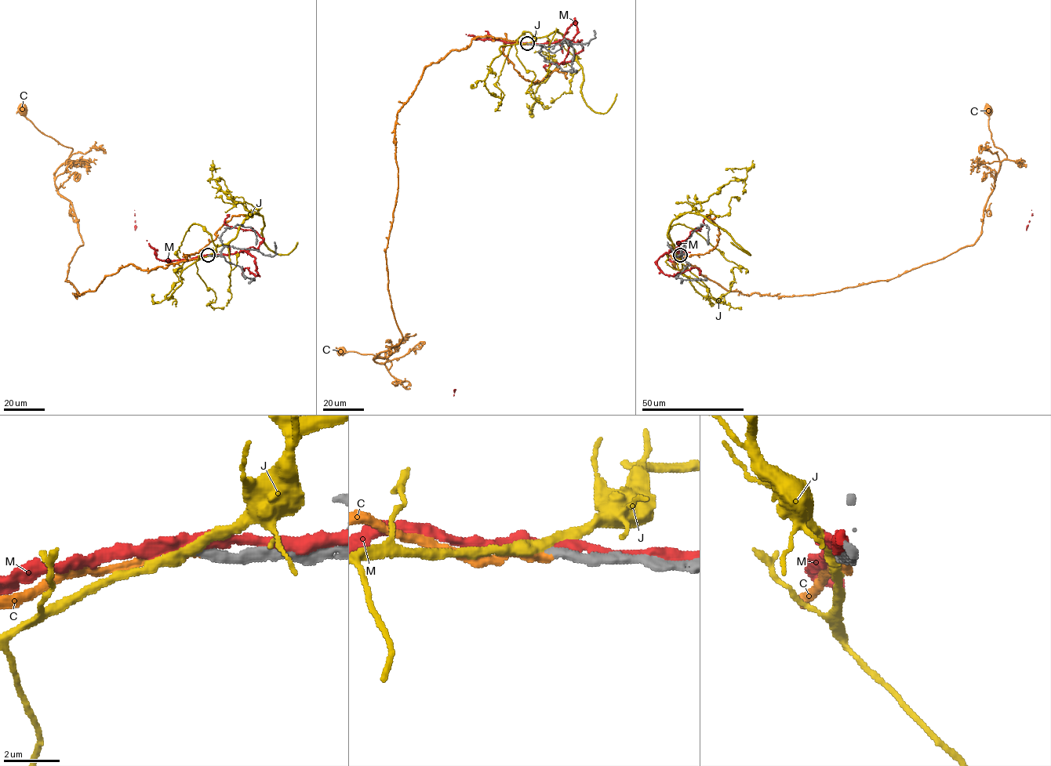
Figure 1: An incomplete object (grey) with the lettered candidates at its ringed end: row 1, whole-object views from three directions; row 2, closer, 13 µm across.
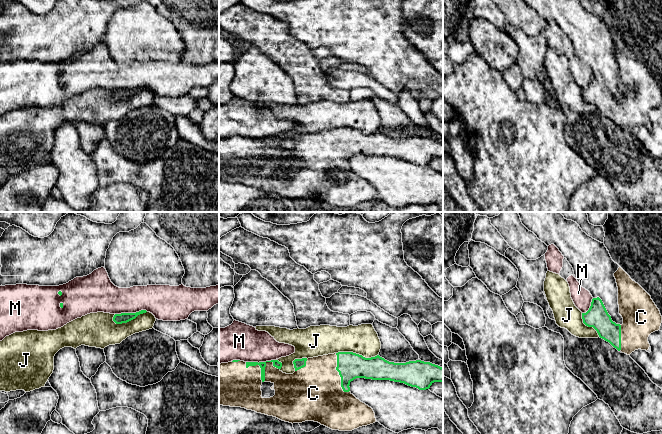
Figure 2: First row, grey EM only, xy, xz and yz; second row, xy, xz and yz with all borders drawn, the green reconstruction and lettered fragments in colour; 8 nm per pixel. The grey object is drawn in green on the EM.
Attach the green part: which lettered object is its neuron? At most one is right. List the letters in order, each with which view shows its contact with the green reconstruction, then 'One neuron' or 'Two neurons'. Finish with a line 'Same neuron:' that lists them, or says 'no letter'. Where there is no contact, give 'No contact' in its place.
C: Touches green in xz. One neuron
J: Touches green in xz. Two neurons
M: Touches green in xy. Two neurons
Same neuron: C

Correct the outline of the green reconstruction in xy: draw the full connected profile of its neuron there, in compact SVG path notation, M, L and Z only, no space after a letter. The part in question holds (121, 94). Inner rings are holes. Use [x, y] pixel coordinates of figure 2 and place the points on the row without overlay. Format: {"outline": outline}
{"outline": "M141 86L136 89L121 89L121 90L115 90L113 93L113 97L116 100L122 100L122 99L127 99L133 95L135 95L138 91L146 89L146 86Z"}

